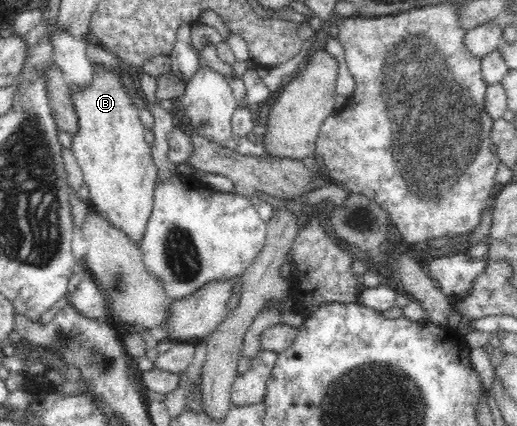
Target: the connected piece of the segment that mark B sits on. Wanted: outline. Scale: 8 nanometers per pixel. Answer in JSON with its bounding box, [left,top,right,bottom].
[70,64,158,244]

